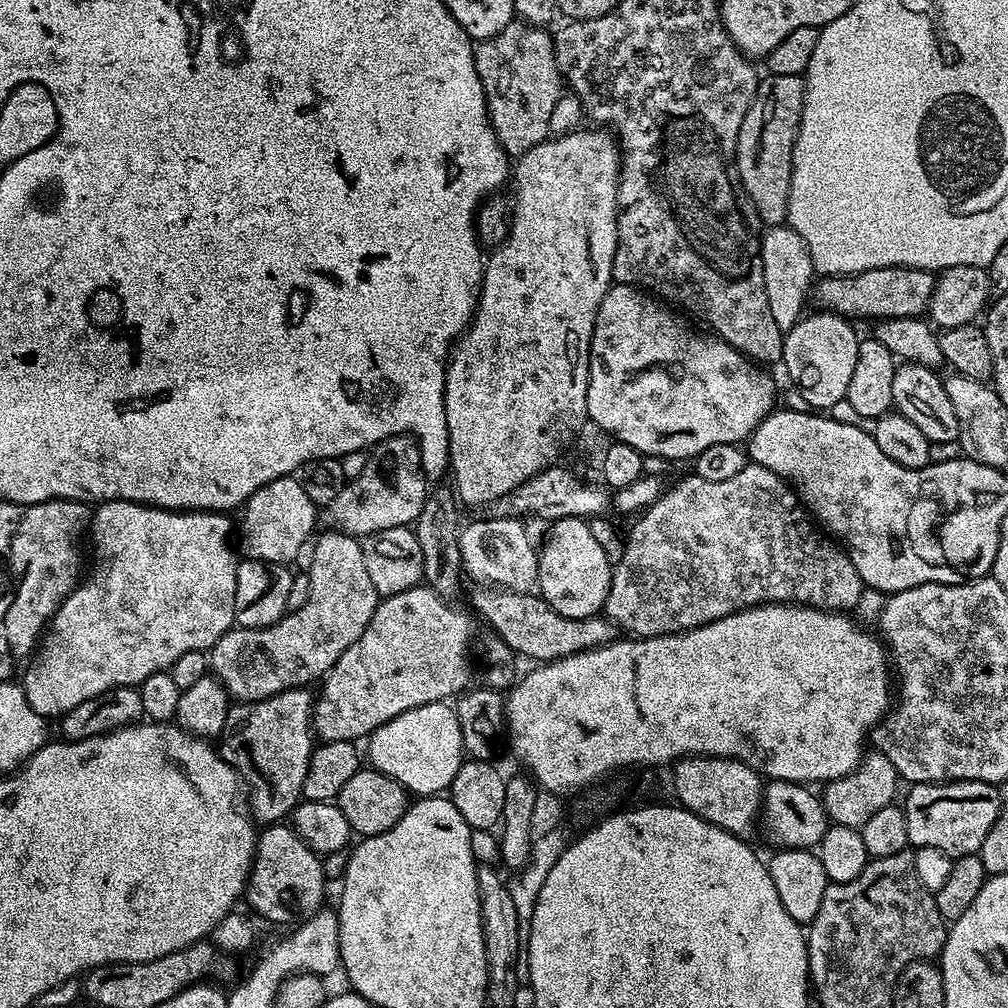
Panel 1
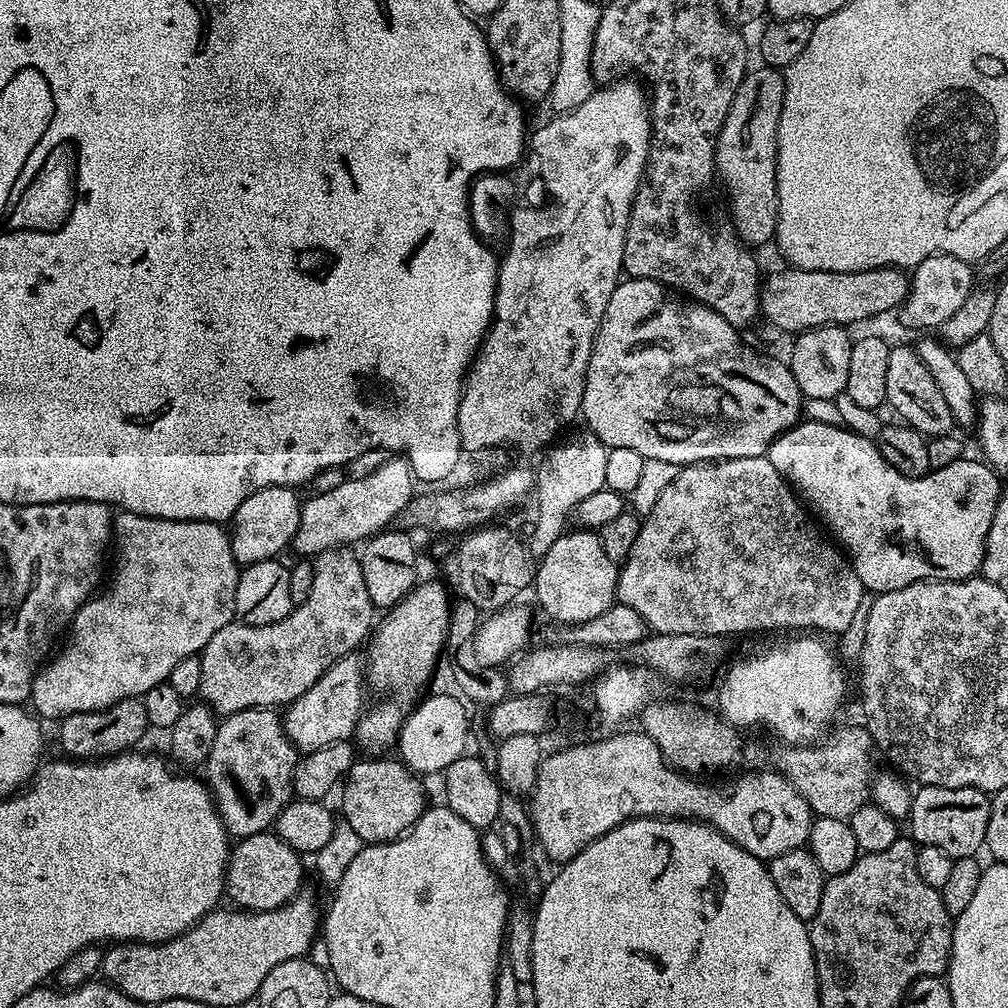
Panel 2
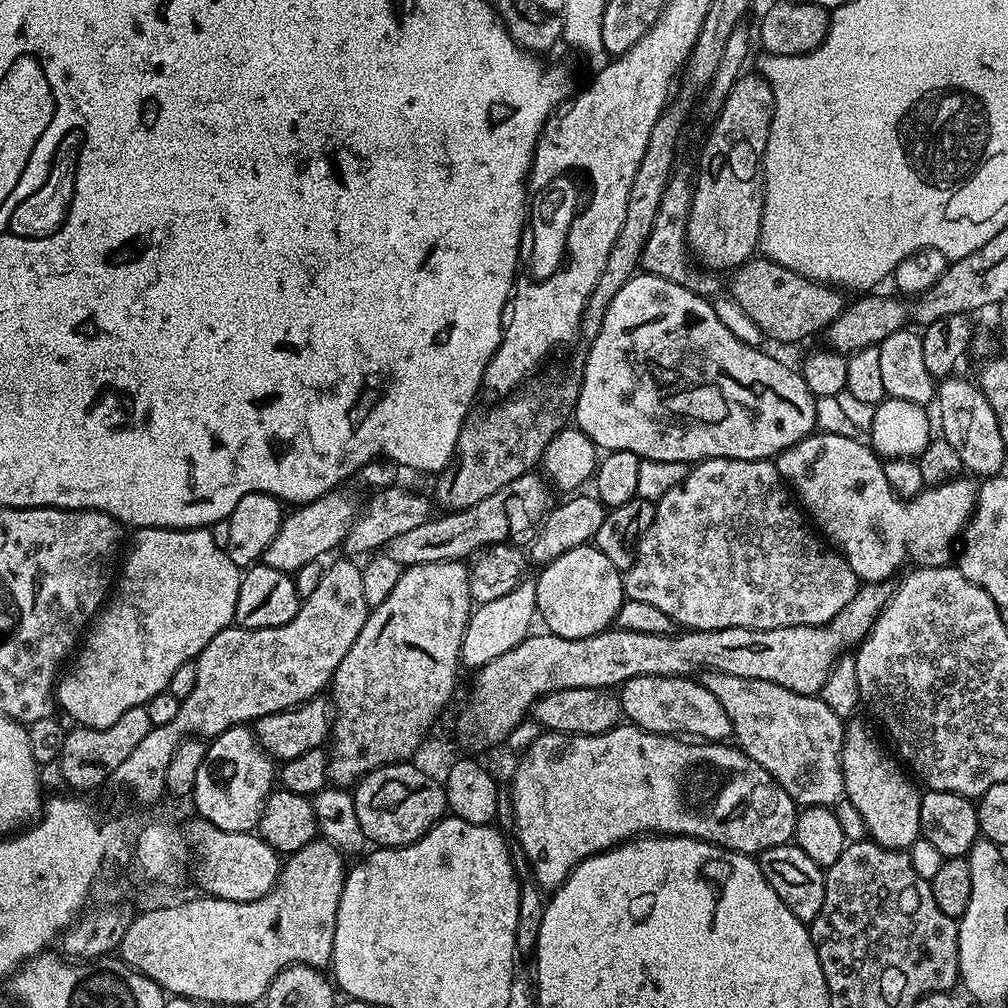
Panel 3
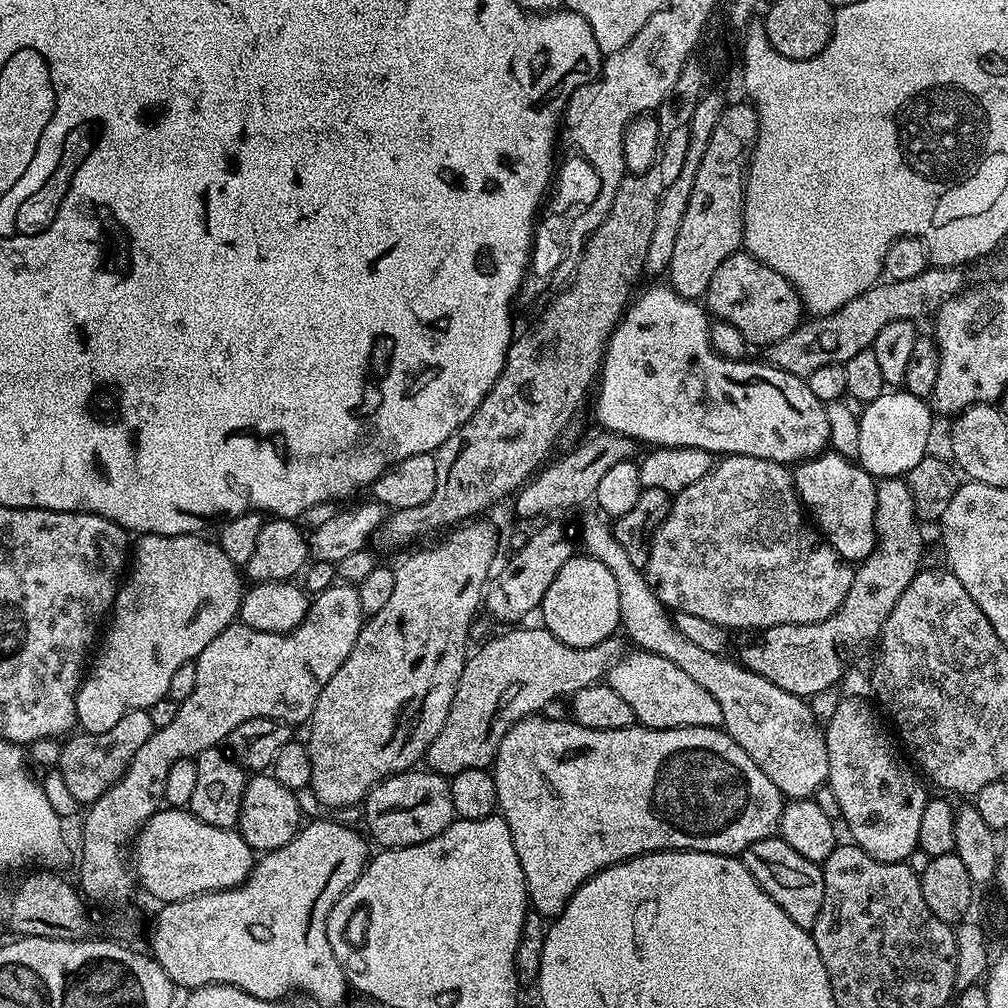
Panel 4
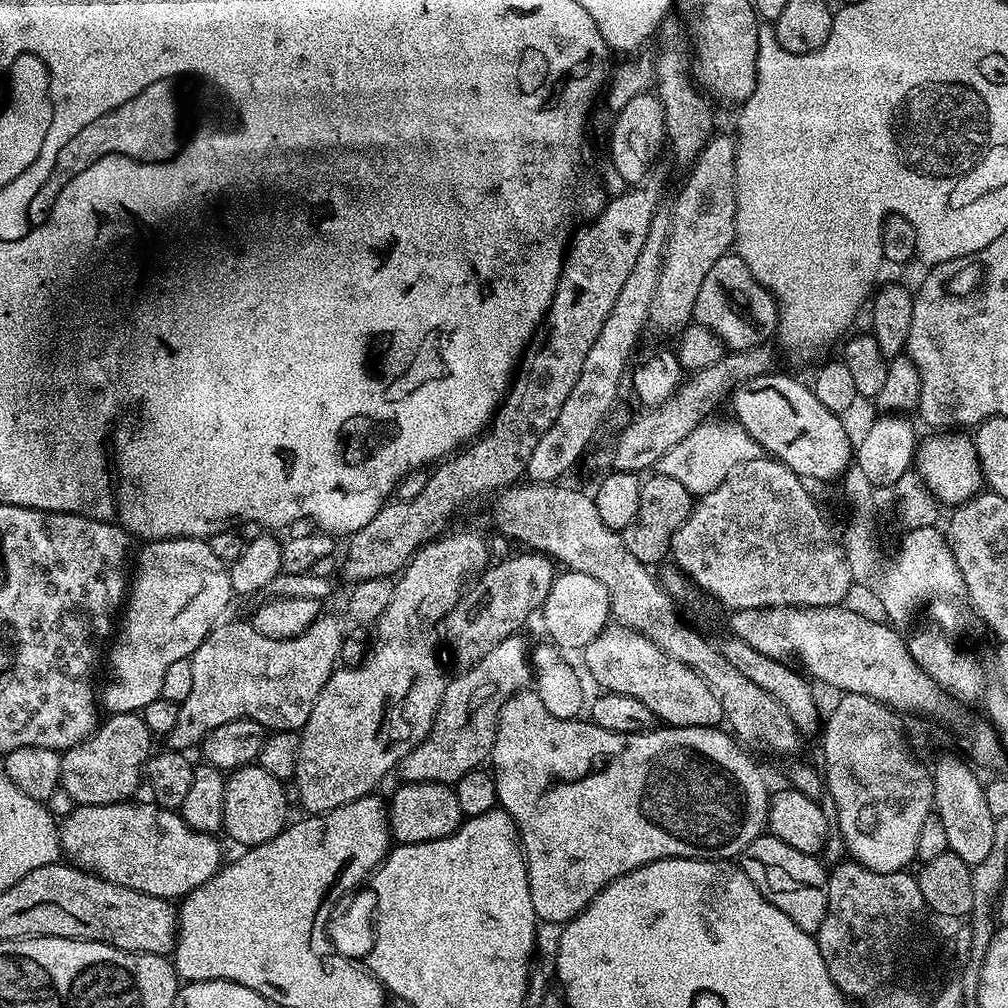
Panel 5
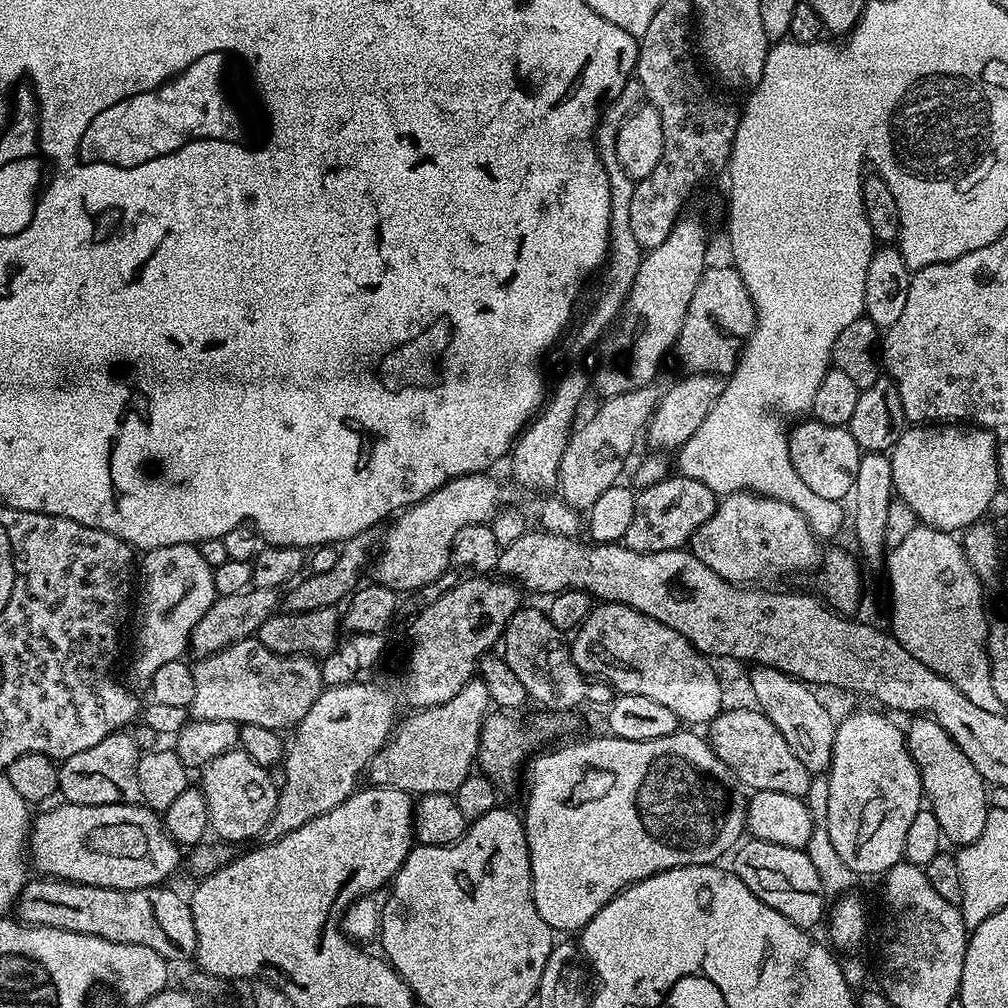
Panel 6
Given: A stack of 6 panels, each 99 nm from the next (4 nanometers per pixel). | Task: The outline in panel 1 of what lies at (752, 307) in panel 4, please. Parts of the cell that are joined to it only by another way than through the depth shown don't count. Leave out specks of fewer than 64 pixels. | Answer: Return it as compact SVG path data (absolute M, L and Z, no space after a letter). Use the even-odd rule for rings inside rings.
M886 266L865 272L855 272L853 276L826 276L814 284L814 296L821 309L834 312L837 316L856 320L879 322L890 318L923 317L934 294L936 276L926 268L903 268Z

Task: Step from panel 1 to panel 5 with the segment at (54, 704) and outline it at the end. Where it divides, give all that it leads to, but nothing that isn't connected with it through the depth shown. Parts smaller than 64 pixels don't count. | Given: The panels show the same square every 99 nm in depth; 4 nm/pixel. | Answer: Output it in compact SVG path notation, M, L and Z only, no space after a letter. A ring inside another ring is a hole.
M179 536L177 540L149 540L143 545L144 549L140 552L140 557L134 560L134 575L130 580L130 587L126 592L126 607L122 612L122 620L124 616L124 629L120 632L120 644L116 644L112 648L112 653L108 656L108 664L112 667L112 677L104 684L104 693L99 693L98 700L105 708L105 713L115 714L117 712L135 712L139 713L150 702L160 699L160 691L162 690L162 674L166 674L174 662L182 662L189 659L198 650L198 646L202 646L202 642L207 638L212 629L225 619L224 611L228 608L228 603L234 600L232 595L232 587L230 586L230 574L228 573L229 565L222 562L222 558L217 558L214 550L210 550L207 539L197 538L194 536Z

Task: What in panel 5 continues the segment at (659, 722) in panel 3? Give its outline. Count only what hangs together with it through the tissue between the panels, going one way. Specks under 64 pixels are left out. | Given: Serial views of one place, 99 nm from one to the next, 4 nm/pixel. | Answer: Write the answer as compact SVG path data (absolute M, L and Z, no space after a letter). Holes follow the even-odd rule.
M609 623L582 649L582 655L589 674L601 684L601 689L638 698L638 702L642 702L642 706L646 706L646 710L654 713L657 721L665 725L674 728L711 728L724 720L724 711L718 698L714 698L710 686L699 674L687 668L682 662L670 658L666 650L662 650L654 642L650 642L650 638L638 634L625 624Z

